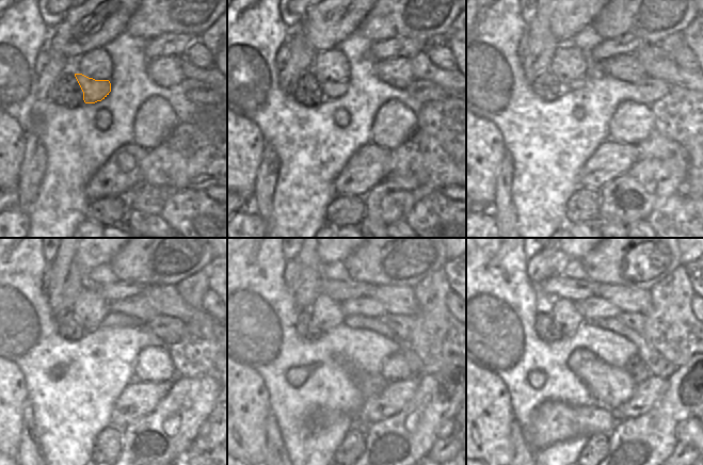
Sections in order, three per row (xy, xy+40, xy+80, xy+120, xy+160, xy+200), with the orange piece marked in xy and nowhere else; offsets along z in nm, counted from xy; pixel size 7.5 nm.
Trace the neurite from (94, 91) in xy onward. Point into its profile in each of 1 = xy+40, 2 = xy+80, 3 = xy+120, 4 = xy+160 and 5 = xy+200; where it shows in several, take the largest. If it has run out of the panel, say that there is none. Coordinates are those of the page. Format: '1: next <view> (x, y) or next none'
1: next xy+40 (330, 90)
2: next xy+80 (576, 84)
3: next xy+120 (113, 319)
4: next xy+160 (358, 321)
5: next xy+200 (658, 366)

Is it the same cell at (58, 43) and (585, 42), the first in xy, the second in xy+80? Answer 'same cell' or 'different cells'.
different cells

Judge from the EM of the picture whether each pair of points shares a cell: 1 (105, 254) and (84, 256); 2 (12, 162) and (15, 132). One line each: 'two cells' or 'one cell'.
1: one cell
2: one cell

